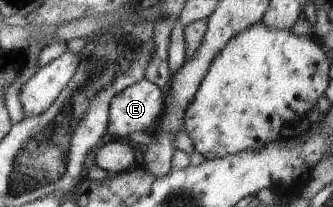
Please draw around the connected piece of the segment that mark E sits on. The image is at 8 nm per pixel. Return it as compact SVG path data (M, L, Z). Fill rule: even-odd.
M147 78L124 88L111 99L108 112L108 132L123 138L123 136L126 137L139 131L151 131L164 111L164 98L164 92Z

